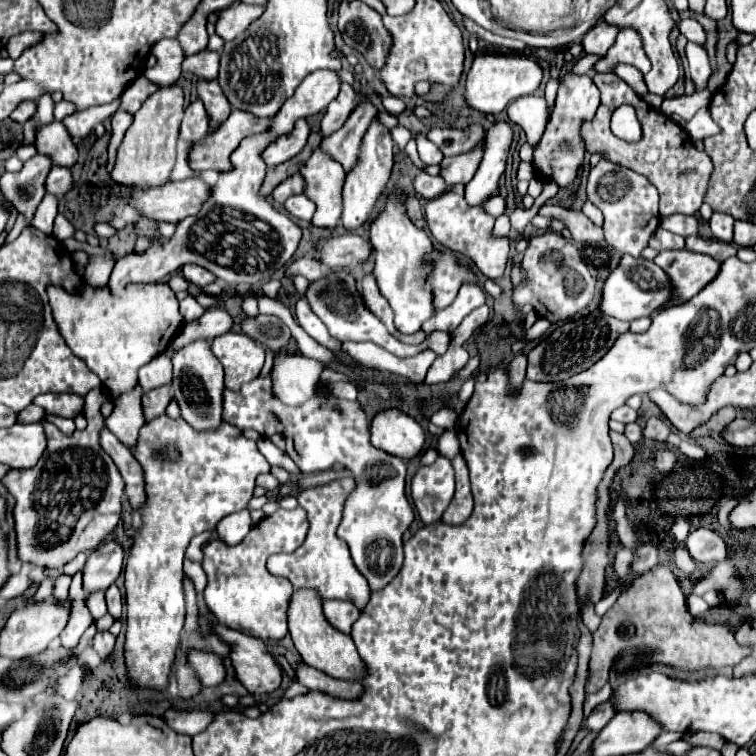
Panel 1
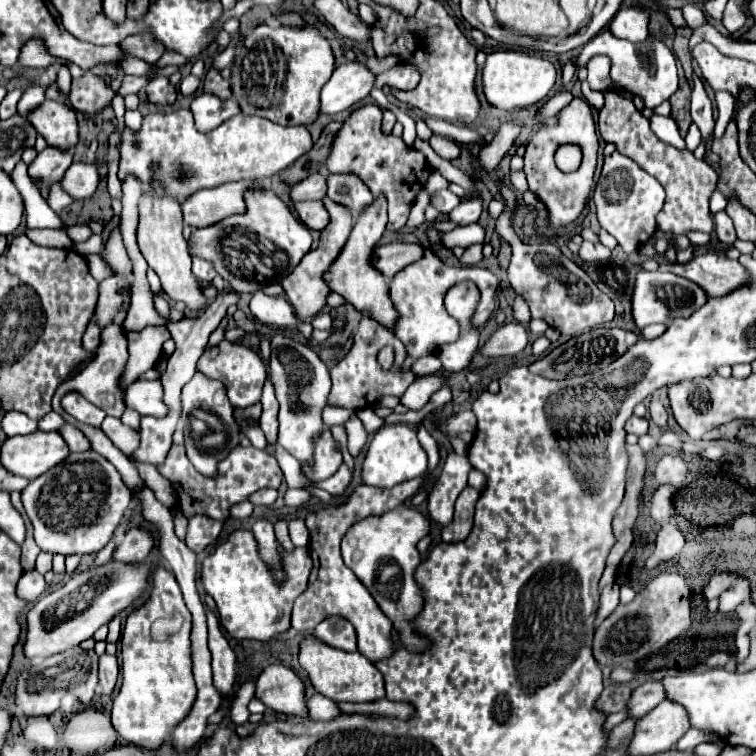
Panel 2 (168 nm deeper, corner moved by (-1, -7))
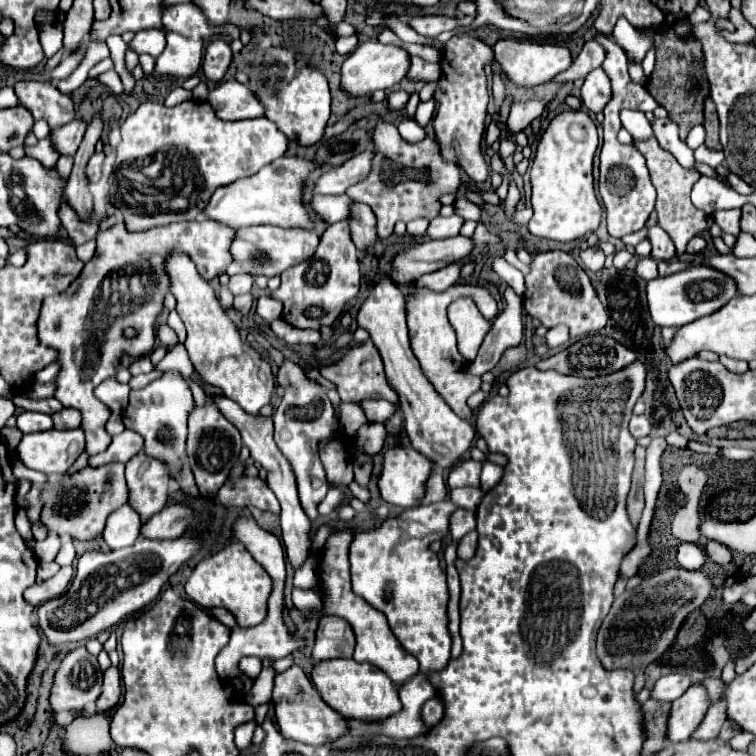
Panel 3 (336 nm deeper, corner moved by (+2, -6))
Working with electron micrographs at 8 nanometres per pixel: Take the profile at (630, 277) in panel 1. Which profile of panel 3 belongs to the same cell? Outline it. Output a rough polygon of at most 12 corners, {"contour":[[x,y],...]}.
{"contour":[[705,265],[647,281],[655,325],[681,327],[737,295]]}

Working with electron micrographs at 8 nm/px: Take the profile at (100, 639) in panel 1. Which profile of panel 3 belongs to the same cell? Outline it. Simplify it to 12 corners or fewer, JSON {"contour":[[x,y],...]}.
{"contour":[[117,667],[103,673],[103,691],[97,711],[109,711],[121,697],[121,675]]}

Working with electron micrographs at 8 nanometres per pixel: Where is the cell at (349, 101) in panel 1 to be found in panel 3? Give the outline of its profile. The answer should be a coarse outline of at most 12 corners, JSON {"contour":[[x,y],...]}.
{"contour":[[371,133],[373,169],[349,187],[387,239],[397,221],[437,217],[461,187],[431,137]]}

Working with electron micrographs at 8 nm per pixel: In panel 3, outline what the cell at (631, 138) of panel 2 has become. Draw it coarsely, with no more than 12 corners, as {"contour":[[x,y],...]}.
{"contour":[[655,137],[633,139],[657,189],[657,223],[677,255],[707,231],[693,207],[697,169],[681,167]]}

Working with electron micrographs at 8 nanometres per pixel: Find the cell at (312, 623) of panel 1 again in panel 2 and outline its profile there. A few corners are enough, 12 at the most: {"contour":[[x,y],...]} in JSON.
{"contour":[[300,646],[316,692],[336,702],[386,696],[380,670],[360,652]]}

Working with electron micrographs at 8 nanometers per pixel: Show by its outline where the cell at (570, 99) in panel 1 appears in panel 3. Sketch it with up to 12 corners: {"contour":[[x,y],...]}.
{"contour":[[557,113],[529,167],[531,235],[565,243],[599,227],[597,127]]}

